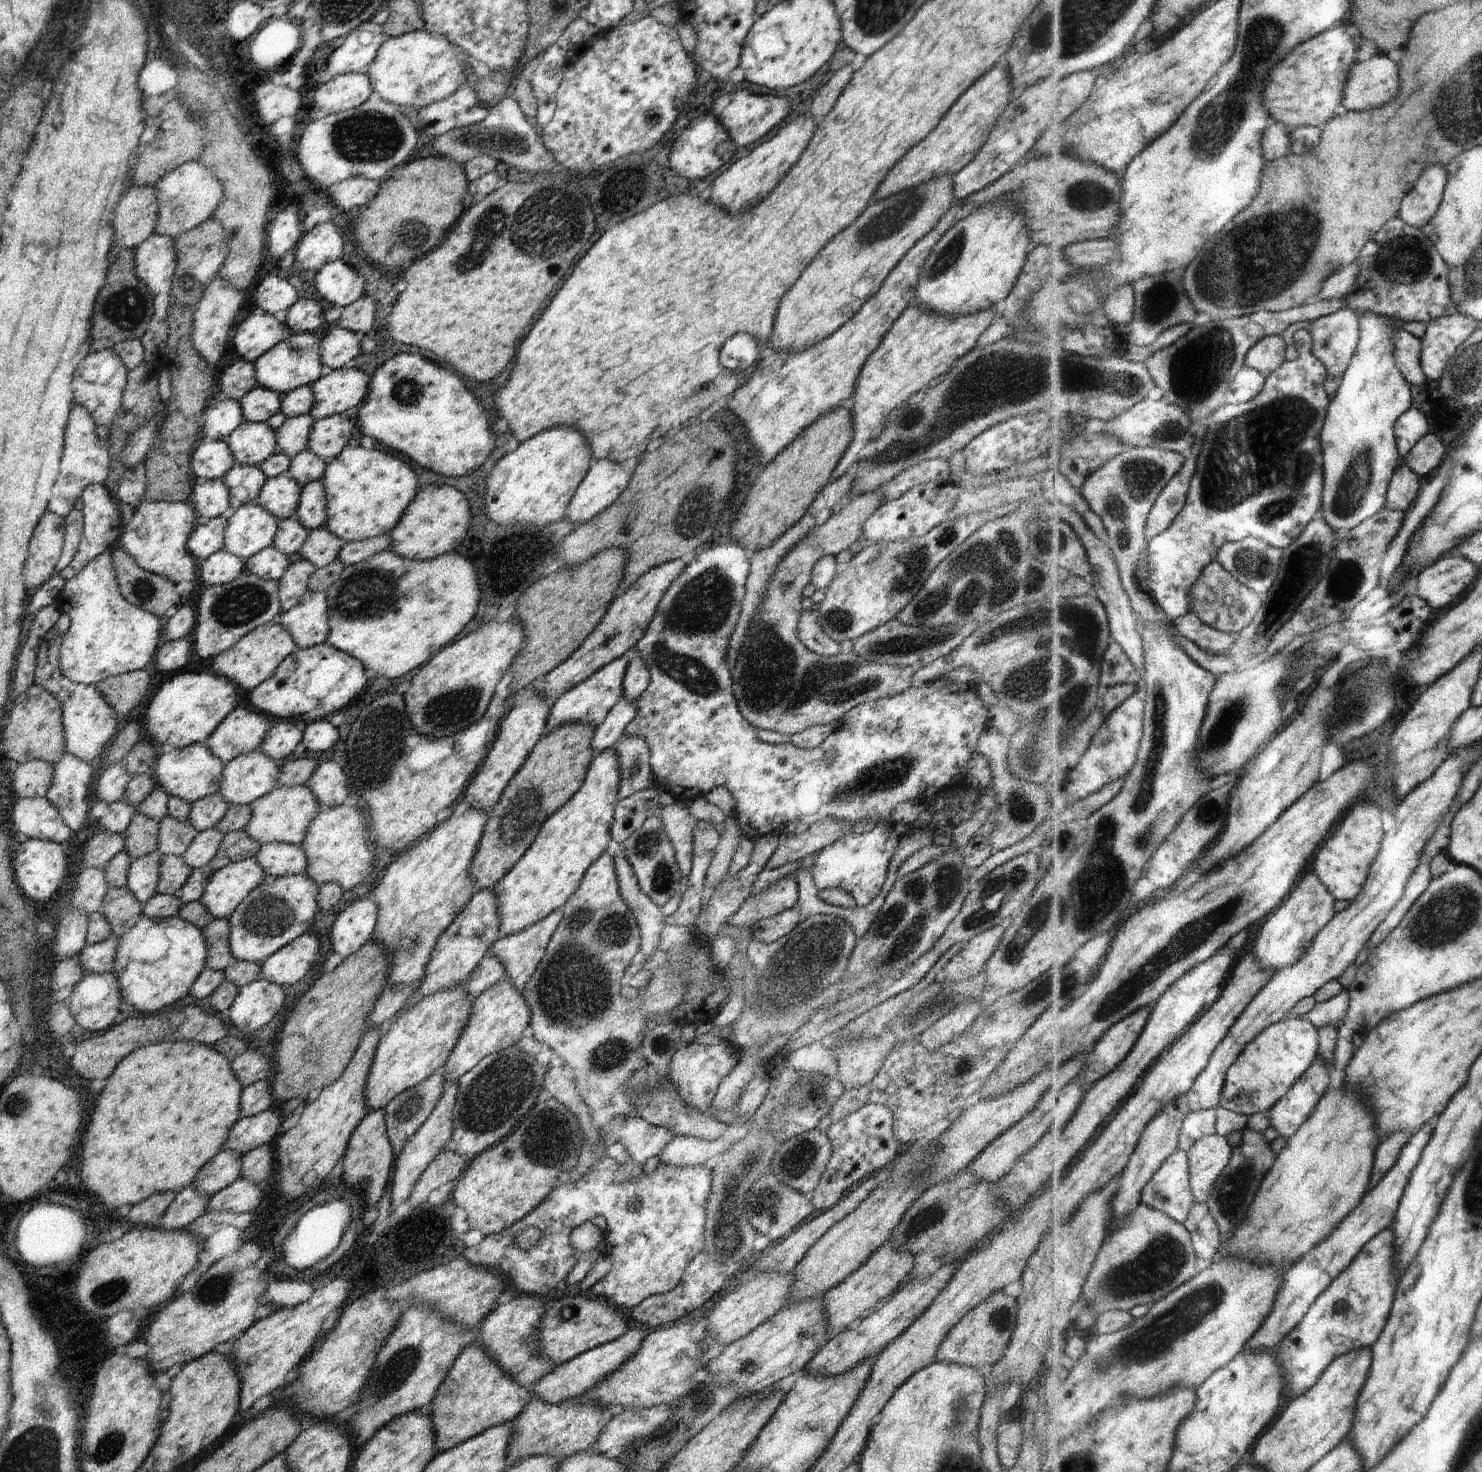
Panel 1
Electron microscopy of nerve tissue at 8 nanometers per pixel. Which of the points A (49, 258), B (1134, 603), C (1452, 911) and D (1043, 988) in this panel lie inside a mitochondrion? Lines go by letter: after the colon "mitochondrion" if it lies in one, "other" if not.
A: other
B: other
C: mitochondrion
D: mitochondrion

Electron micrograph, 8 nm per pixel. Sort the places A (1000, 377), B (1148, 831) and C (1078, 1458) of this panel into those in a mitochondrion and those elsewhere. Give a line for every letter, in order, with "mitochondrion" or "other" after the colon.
A: mitochondrion
B: mitochondrion
C: mitochondrion

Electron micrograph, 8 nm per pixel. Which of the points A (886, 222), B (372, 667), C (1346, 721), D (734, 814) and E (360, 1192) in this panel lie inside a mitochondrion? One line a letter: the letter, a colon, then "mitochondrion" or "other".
A: mitochondrion
B: other
C: mitochondrion
D: other
E: other

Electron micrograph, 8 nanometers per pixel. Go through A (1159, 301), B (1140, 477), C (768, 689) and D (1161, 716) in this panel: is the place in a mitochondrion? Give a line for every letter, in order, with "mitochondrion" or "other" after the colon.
A: mitochondrion
B: mitochondrion
C: mitochondrion
D: mitochondrion

